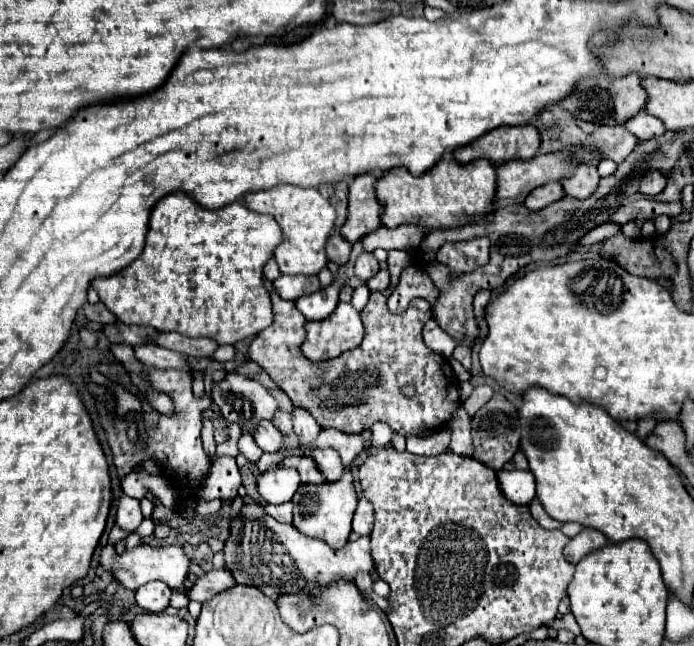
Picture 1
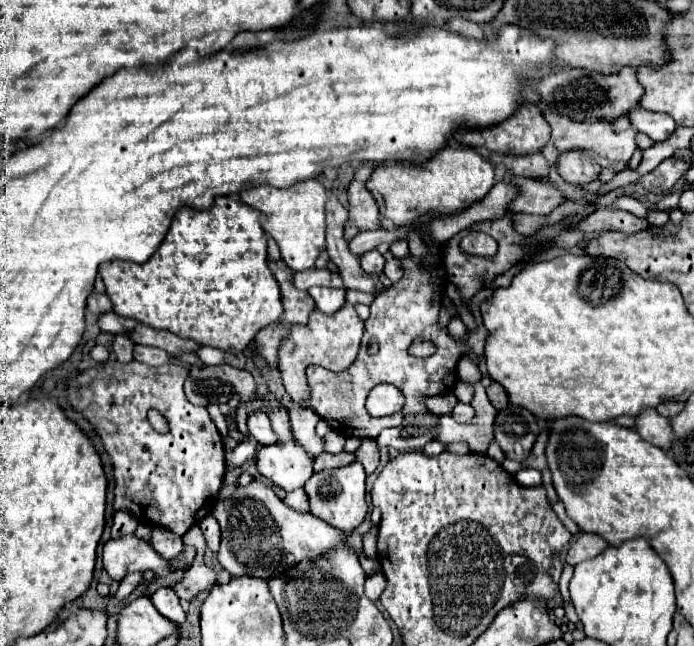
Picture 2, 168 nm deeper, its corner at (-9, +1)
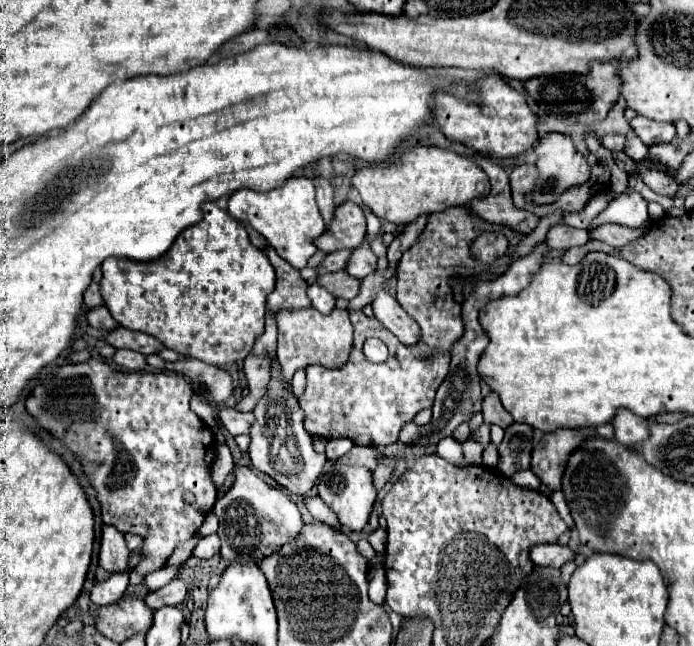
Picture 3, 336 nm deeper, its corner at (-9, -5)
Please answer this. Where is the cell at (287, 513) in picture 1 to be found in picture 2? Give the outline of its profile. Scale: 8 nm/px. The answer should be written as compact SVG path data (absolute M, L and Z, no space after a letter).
M295 489L295 491L287 493L285 503L289 507L293 507L295 511L309 511L309 497L307 497L305 489Z

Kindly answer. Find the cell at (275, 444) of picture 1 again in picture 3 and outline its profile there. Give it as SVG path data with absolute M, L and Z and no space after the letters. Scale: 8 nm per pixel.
M223 407L219 413L219 419L223 423L223 427L231 433L231 435L249 435L251 425L255 423L255 417L251 413L239 413L235 409Z

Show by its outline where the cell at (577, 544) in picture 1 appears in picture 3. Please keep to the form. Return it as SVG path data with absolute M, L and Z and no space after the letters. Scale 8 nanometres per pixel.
M545 543L533 549L531 559L535 565L541 567L555 567L561 569L565 563L577 559L577 551L569 549L567 545L559 545L559 543Z

